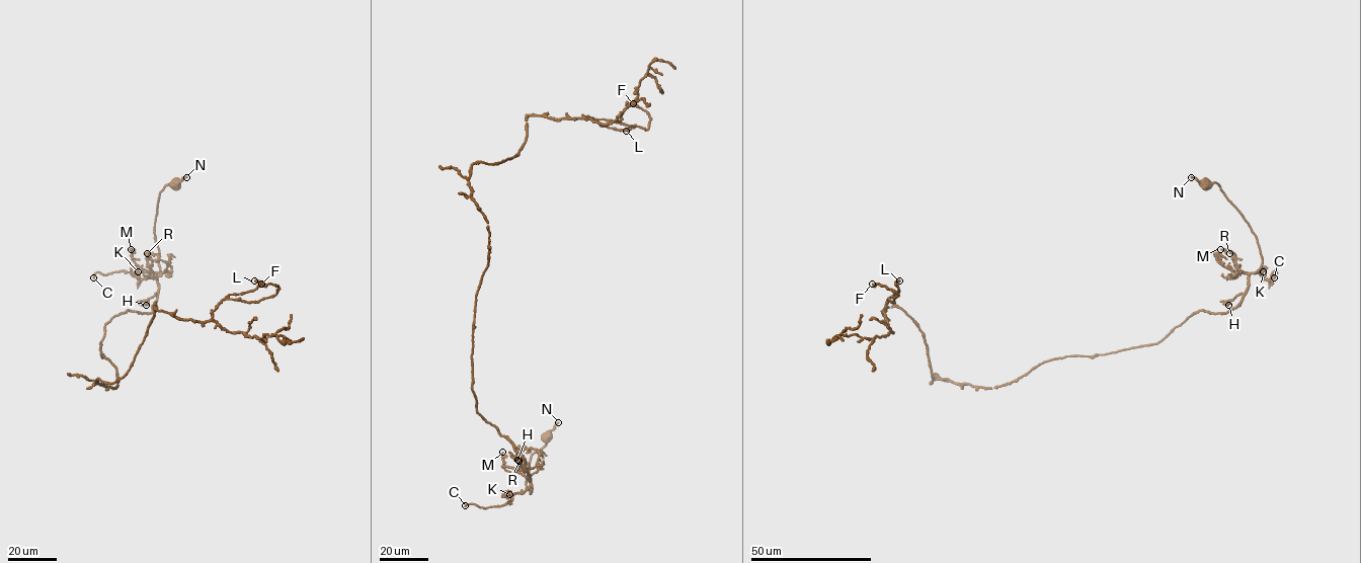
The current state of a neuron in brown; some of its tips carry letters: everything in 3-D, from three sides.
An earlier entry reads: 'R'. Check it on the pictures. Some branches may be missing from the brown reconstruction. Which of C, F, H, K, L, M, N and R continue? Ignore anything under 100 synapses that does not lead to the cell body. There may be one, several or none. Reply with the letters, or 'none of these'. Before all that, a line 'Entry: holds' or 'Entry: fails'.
Entry: fails
none of these

